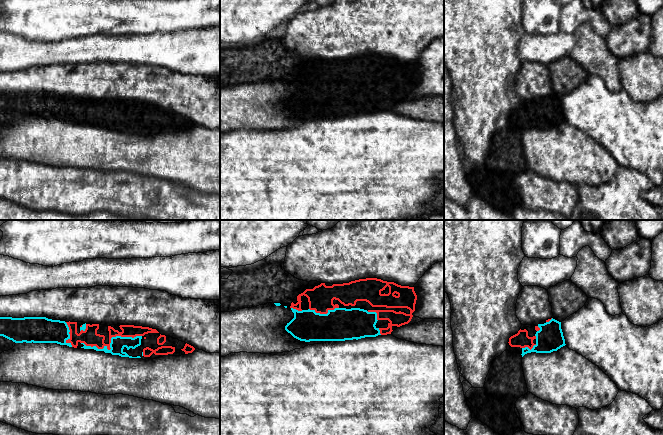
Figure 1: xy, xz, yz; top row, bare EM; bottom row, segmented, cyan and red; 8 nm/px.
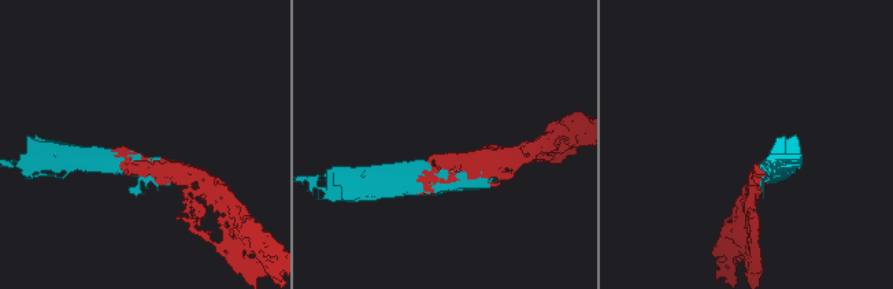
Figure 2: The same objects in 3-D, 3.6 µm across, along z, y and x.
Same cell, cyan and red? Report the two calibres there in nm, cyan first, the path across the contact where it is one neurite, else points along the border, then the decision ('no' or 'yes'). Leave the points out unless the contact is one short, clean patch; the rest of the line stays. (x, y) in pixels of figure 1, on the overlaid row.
calibres 120 and 140 nm; yes

